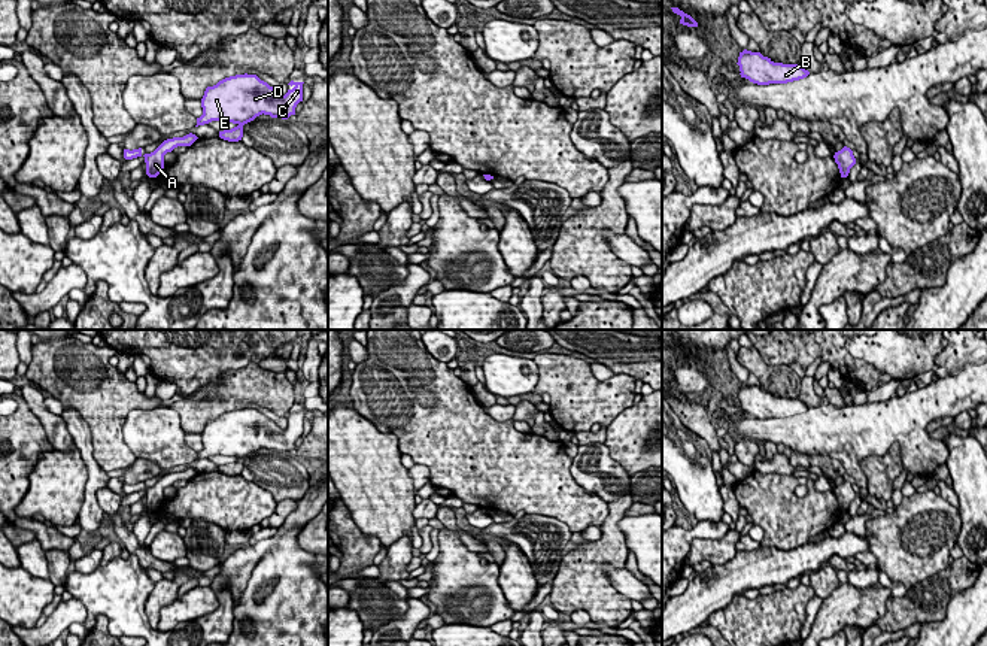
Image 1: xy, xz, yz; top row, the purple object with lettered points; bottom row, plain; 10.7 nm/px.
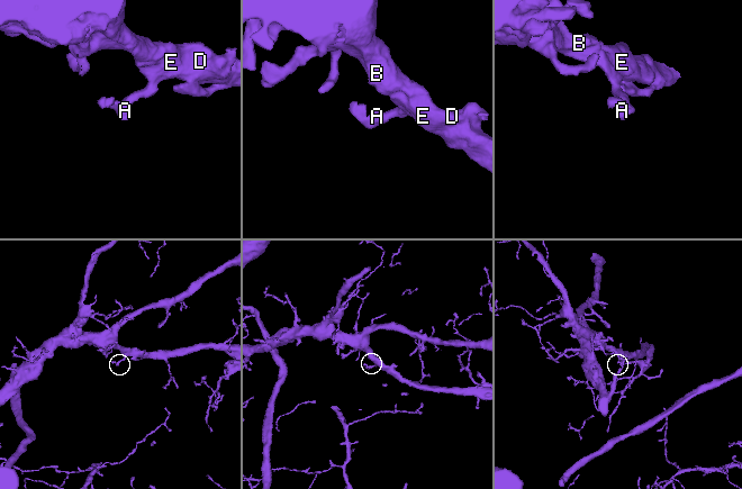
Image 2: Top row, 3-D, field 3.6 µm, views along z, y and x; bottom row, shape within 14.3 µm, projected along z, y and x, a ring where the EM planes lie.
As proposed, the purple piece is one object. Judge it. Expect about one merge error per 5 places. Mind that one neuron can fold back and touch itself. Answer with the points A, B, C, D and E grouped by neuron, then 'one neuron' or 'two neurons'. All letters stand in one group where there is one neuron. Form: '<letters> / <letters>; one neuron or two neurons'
A B C D E; one neuron

